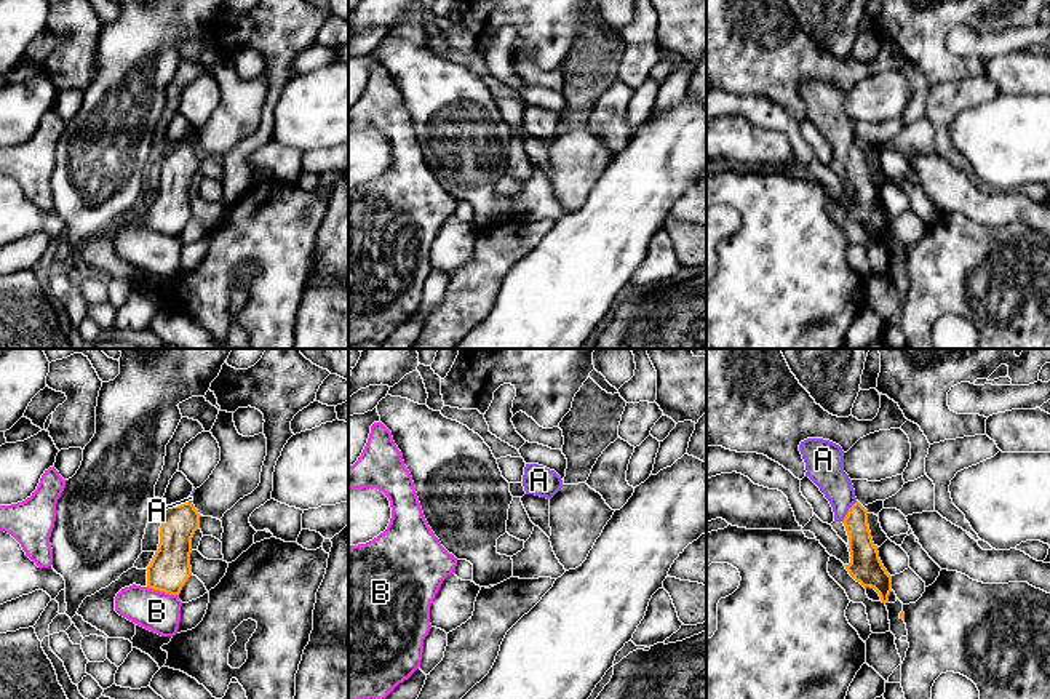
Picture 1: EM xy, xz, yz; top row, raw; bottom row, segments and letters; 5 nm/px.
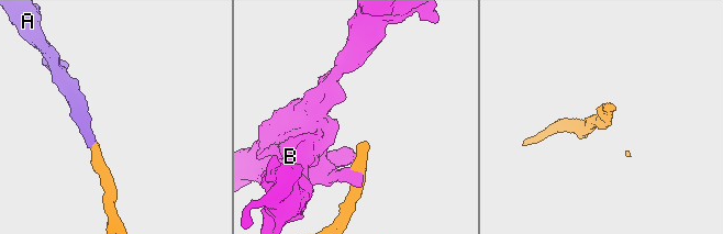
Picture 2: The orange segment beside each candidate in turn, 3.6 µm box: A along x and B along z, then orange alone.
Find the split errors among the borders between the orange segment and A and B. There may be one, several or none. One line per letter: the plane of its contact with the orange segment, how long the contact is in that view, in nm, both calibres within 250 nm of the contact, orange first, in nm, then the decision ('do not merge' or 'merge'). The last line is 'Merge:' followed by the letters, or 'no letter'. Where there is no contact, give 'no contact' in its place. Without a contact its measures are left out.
A: contact in yz; length 130 nm; calibres 140 and 180 nm; merge
B: contact in xy; length 160 nm; calibres 200 and 200 nm; do not merge
Merge: A

